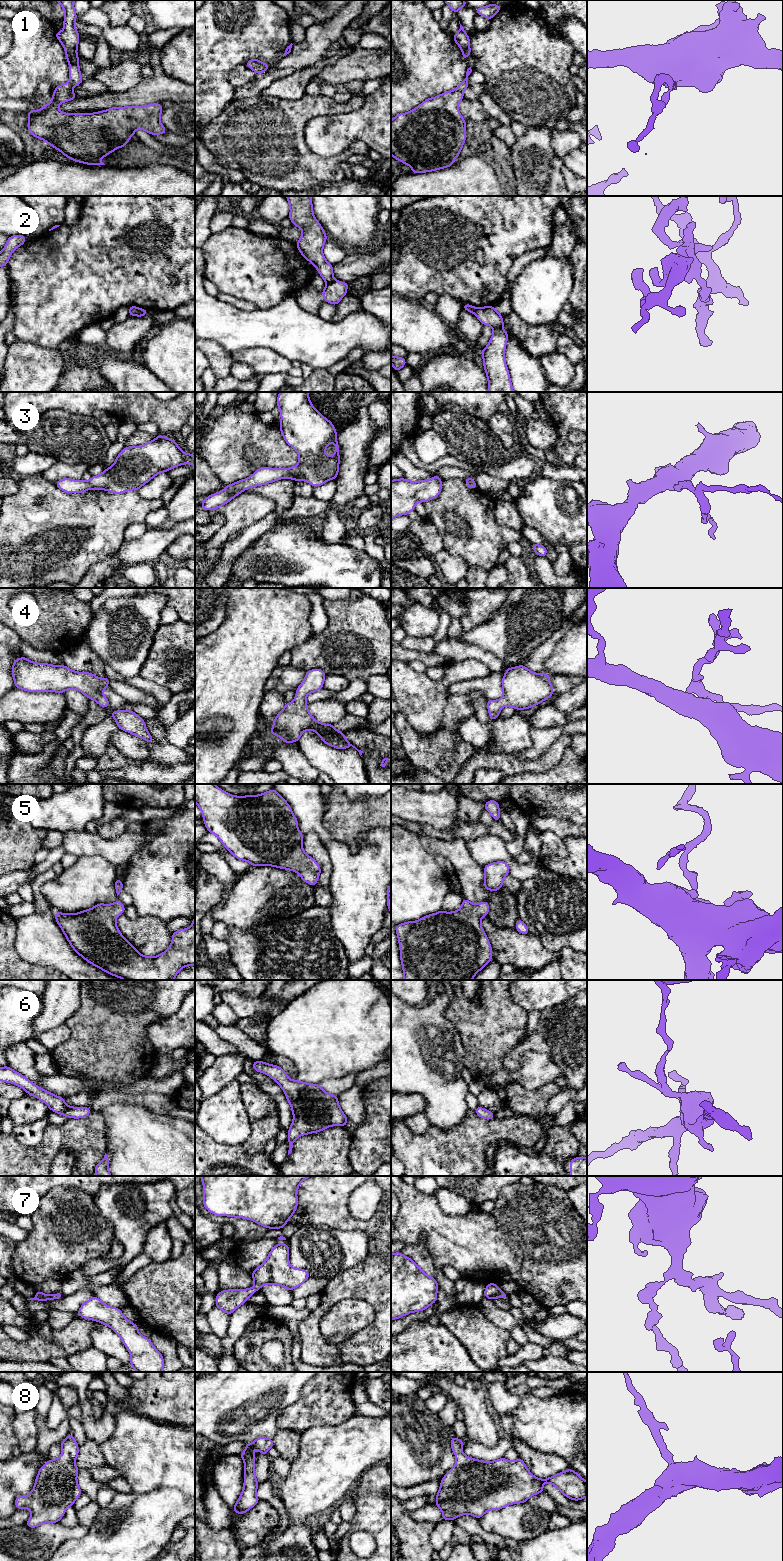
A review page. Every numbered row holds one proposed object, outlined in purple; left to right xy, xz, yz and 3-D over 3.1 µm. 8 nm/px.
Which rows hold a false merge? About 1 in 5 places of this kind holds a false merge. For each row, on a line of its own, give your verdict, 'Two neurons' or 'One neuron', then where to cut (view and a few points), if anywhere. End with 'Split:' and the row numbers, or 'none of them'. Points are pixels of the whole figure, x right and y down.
1: One neuron. No split
2: Two neurons. Split along xz (335, 280), (327, 283)
3: One neuron. No split
4: One neuron. No split
5: One neuron. No split
6: One neuron. No split
7: One neuron. No split
8: One neuron. No split
Split: 2

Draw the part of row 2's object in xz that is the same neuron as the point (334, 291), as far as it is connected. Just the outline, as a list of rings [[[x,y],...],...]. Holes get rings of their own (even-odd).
[[[335,280],[333,282],[327,283],[326,287],[321,293],[325,302],[336,306],[347,294],[347,288],[348,282]]]

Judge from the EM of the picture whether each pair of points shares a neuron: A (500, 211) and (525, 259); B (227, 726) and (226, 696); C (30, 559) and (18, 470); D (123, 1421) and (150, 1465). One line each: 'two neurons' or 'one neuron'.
A: two neurons
B: two neurons
C: two neurons
D: one neuron

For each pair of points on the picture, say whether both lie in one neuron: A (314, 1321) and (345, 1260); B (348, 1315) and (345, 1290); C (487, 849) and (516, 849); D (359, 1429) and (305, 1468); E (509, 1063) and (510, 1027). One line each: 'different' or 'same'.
A: different
B: different
C: different
D: same
E: different

